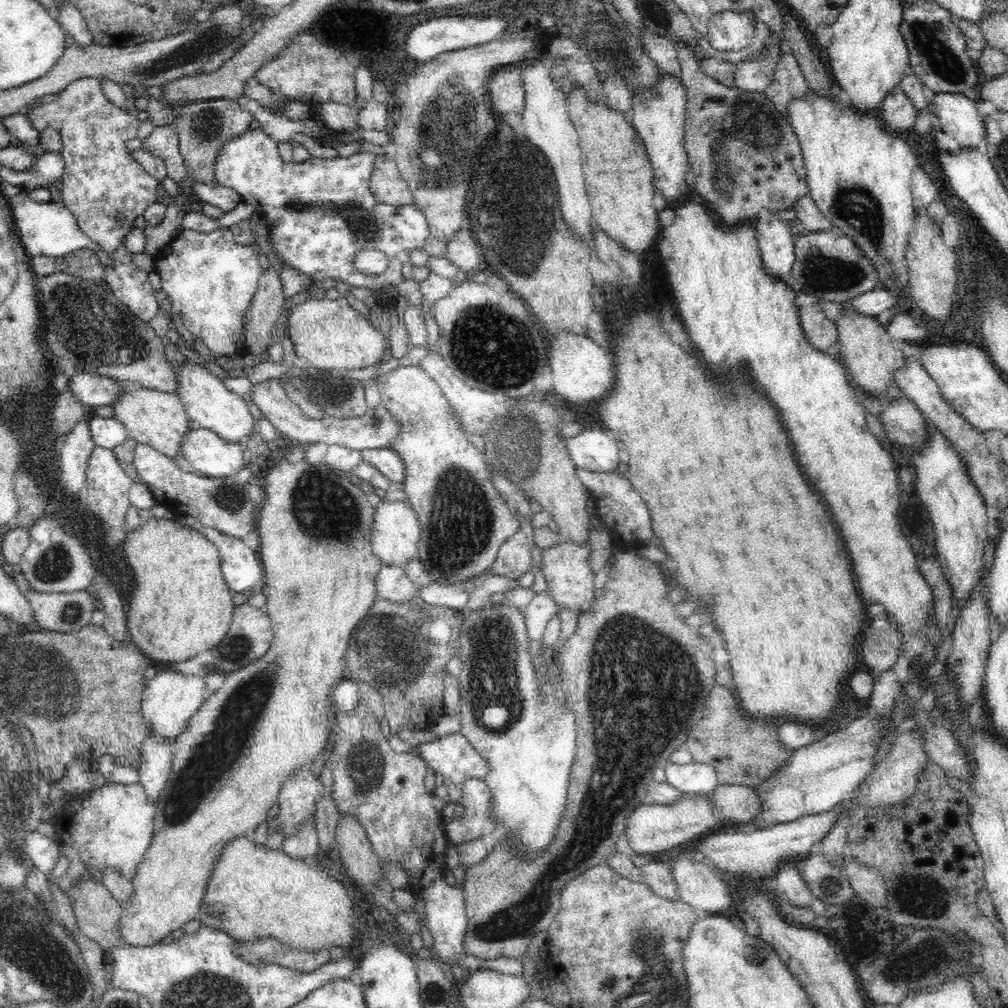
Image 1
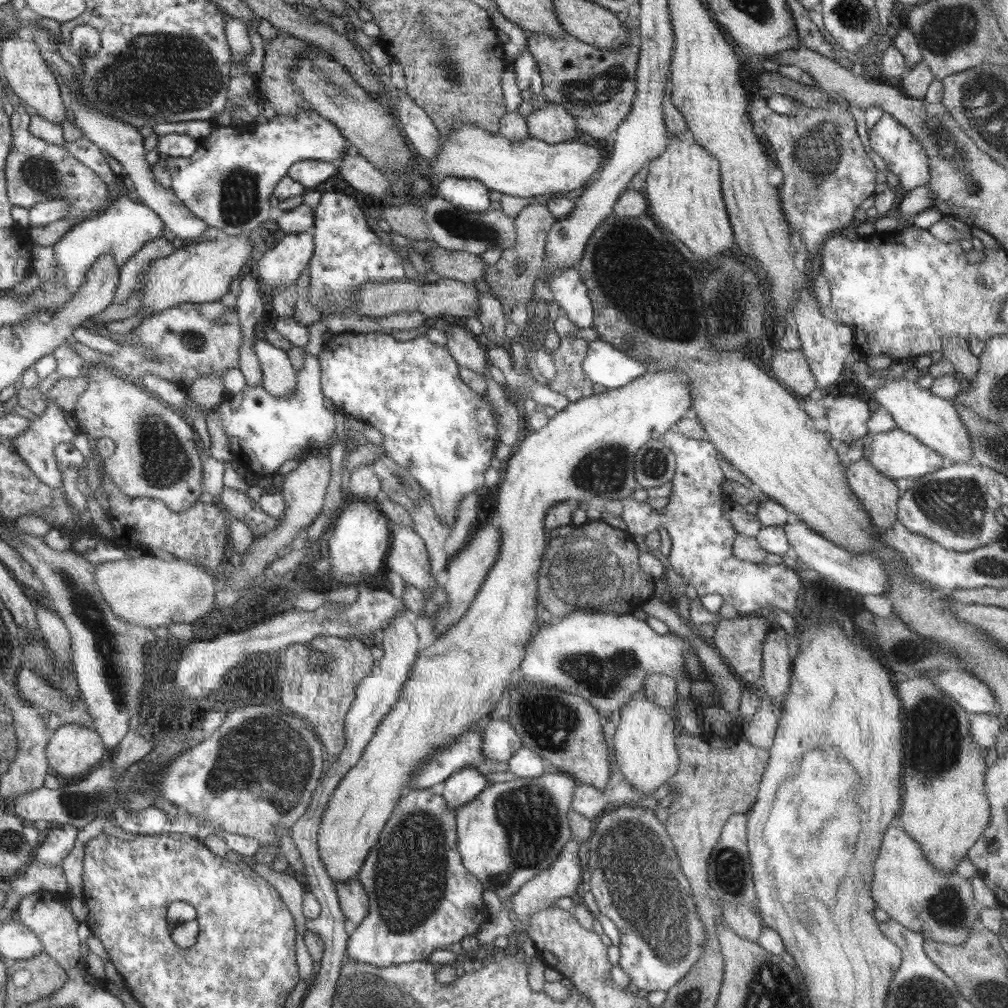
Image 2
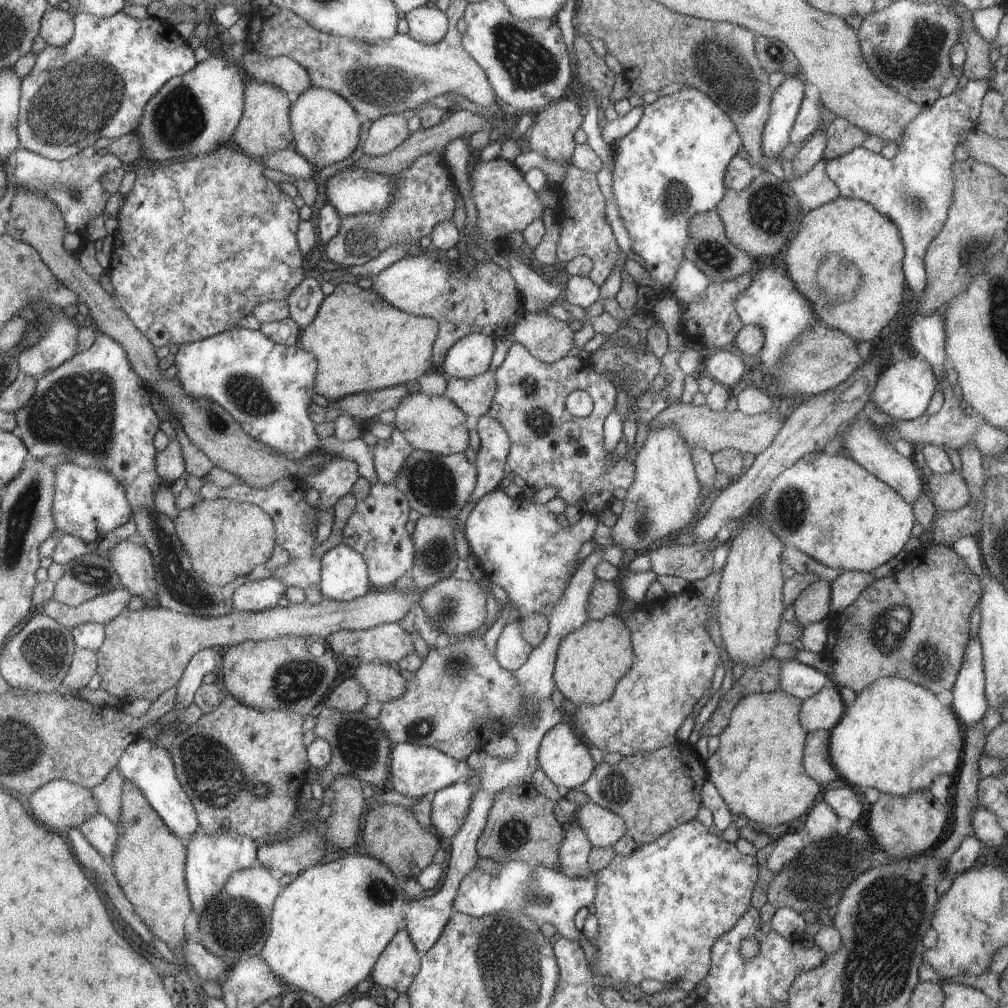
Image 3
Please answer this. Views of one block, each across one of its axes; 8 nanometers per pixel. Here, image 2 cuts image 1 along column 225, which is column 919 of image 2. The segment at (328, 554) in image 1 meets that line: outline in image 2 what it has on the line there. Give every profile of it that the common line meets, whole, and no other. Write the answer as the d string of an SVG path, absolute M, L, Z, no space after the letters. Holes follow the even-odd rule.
M933 673L910 678L896 683L899 699L904 700L904 716L908 722L908 768L904 768L904 812L900 812L900 827L905 829L916 841L919 842L921 849L927 854L928 860L932 862L939 872L955 872L956 866L966 858L968 850L974 846L974 843L982 836L983 829L988 826L990 821L990 802L988 796L984 792L984 779L987 772L986 762L984 760L986 748L976 744L970 732L970 712L966 712L960 704L956 704L954 700L946 692L943 692L936 684Z

